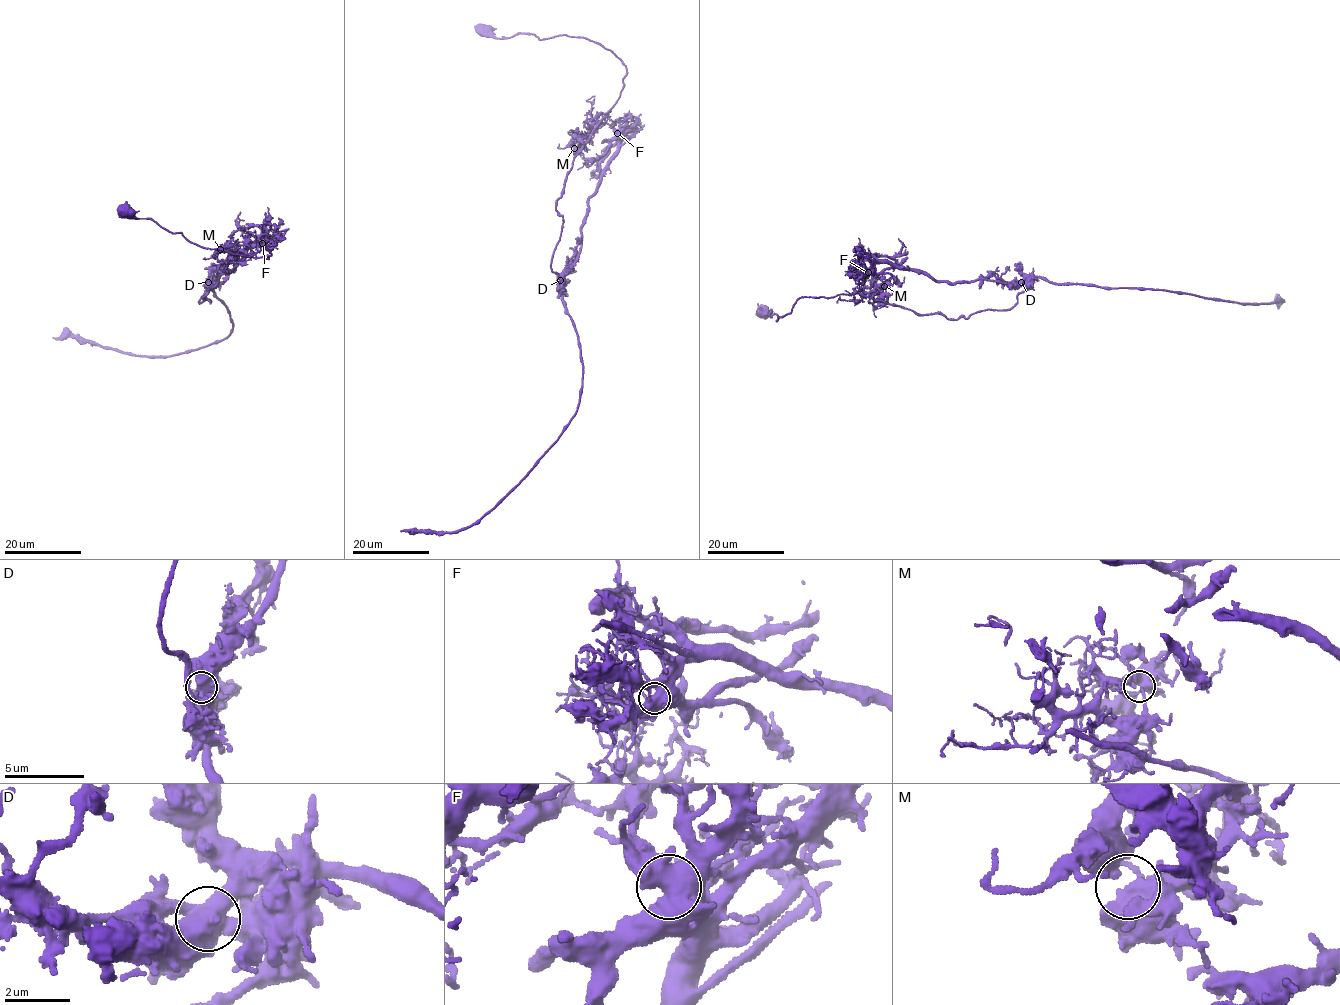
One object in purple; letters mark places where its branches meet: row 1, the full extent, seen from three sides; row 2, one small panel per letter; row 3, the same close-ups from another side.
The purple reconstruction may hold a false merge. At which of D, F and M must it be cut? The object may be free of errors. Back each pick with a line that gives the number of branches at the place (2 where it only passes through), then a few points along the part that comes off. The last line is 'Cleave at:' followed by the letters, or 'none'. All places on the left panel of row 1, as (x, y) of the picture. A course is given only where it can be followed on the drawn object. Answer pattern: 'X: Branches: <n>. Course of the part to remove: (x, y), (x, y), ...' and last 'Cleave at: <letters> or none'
D: Branches: 4. Course of the part to remove: (208, 282), (199, 303), (210, 302), (203, 296), (246, 256), (266, 259), (271, 252), (203, 248), (117, 208)
Cleave at: D

